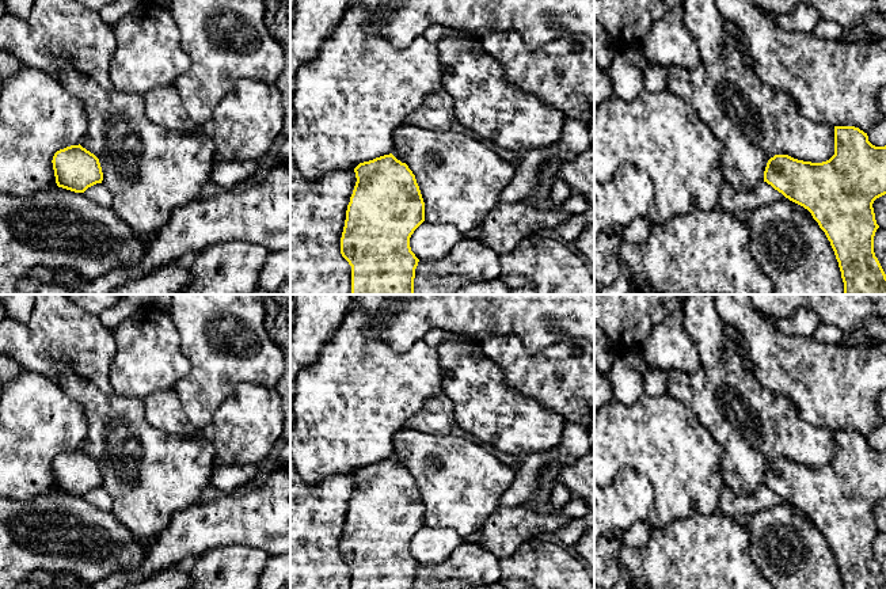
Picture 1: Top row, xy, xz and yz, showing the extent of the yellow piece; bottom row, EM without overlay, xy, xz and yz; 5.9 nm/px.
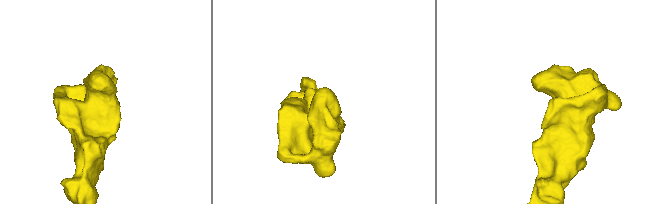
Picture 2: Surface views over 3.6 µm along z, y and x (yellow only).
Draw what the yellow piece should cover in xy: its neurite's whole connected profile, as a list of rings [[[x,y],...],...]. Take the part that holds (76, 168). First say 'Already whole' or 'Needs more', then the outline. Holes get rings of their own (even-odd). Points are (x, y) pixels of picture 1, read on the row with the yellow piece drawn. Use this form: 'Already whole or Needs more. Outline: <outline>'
Already whole. Outline: [[[80,144],[57,151],[52,163],[58,187],[84,193],[103,180],[99,159]]]

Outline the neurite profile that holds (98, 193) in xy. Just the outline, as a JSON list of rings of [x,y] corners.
[[[96,183],[88,187],[83,194],[100,206],[104,206],[104,208],[111,206],[113,195],[103,183]]]

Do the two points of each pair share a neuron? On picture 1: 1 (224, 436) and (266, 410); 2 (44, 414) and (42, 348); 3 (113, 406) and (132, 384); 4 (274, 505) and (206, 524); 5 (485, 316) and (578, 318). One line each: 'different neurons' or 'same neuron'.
1: same neuron
2: different neurons
3: different neurons
4: same neuron
5: same neuron

